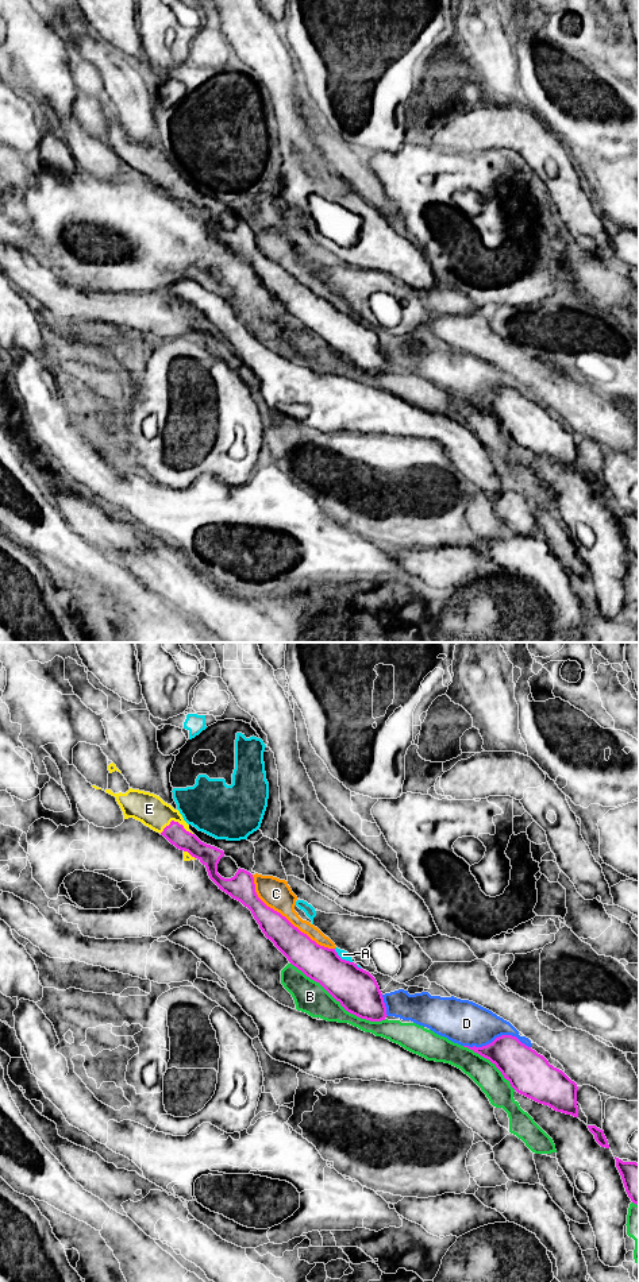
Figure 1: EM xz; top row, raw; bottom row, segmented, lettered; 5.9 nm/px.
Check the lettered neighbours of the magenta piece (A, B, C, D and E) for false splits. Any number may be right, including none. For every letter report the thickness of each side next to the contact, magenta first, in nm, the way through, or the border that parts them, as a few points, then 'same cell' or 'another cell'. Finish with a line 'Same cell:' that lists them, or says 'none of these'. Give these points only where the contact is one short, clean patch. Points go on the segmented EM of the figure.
A: 260 nm thick on the magenta side, 50 nm on the other; another cell
B: 260 nm thick on the magenta side, 190 nm on the other; another cell
C: 190 nm thick on the magenta side, 180 nm on the other; another cell
D: 240 nm thick on the magenta side, 260 nm on the other; another cell
E: 120 nm thick on the magenta side, 190 nm on the other; same cell
Same cell: E

